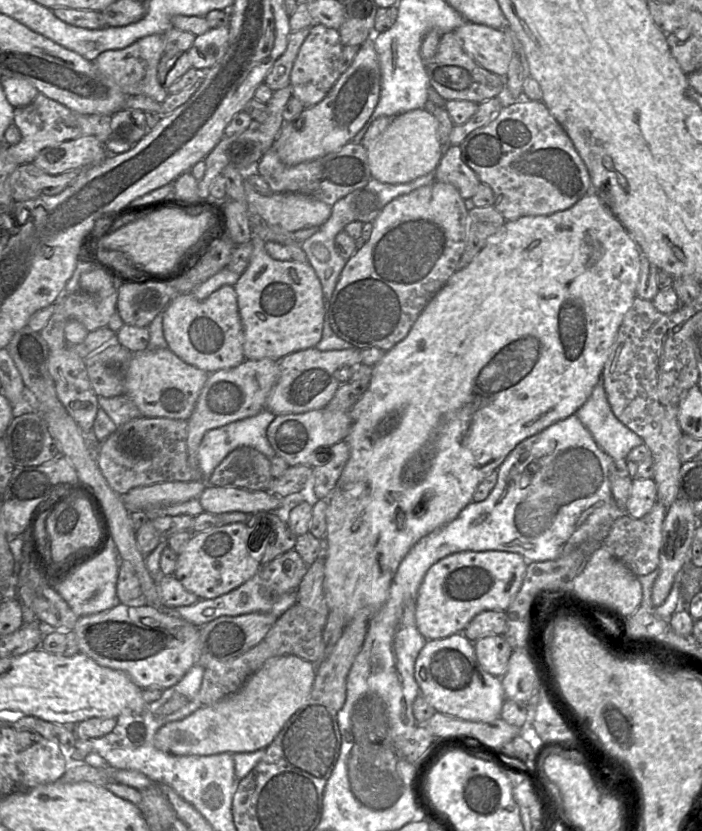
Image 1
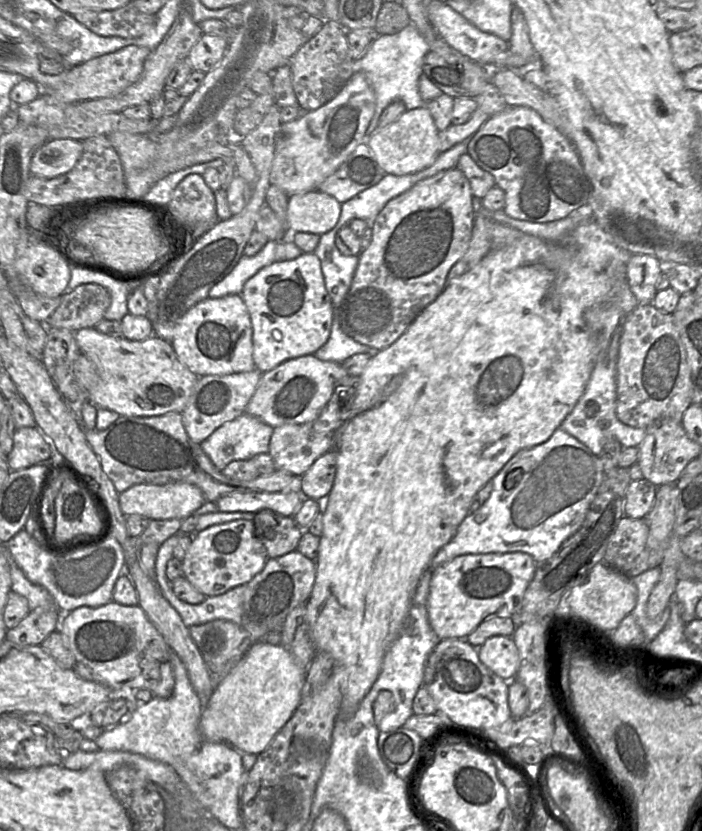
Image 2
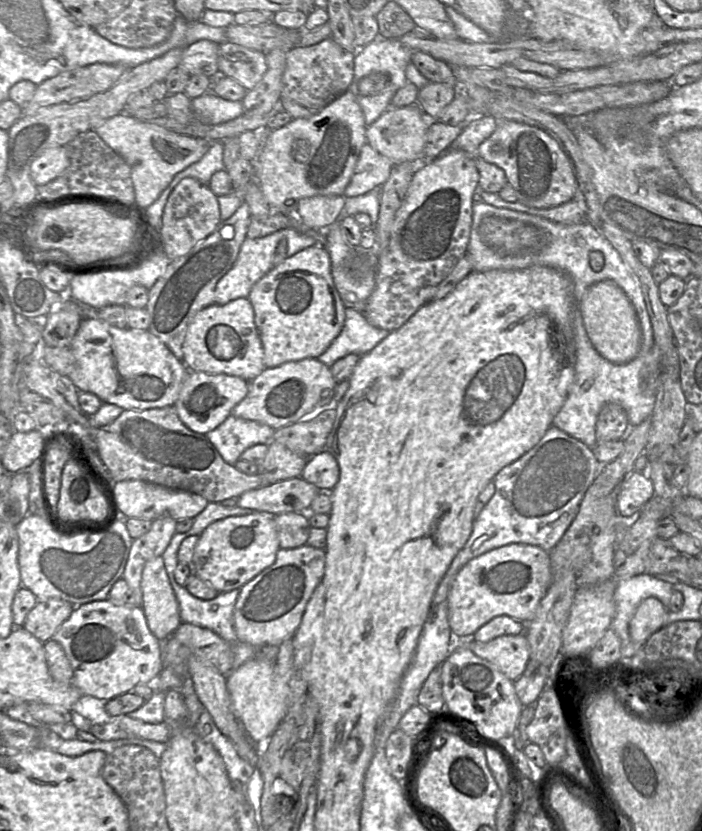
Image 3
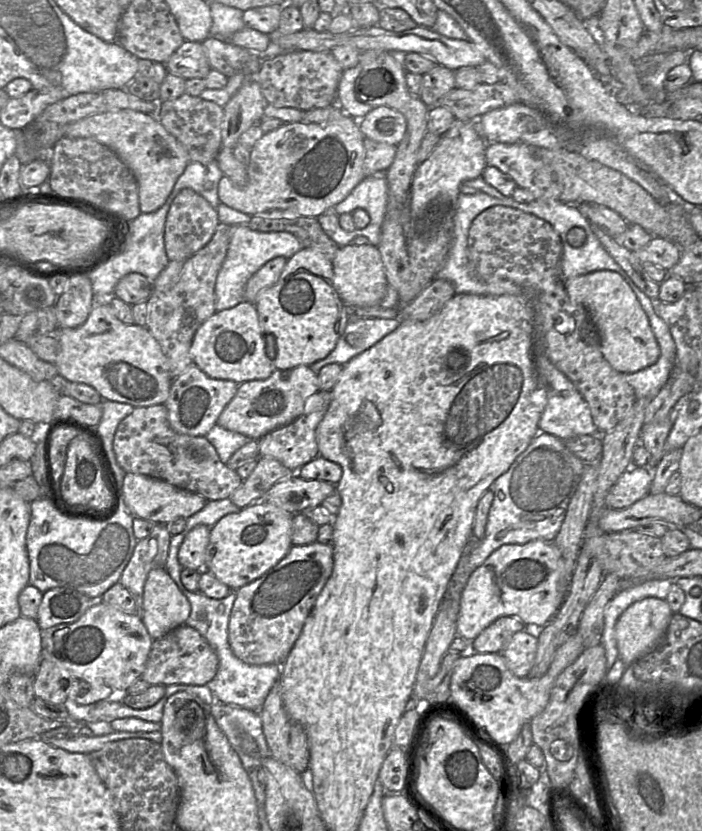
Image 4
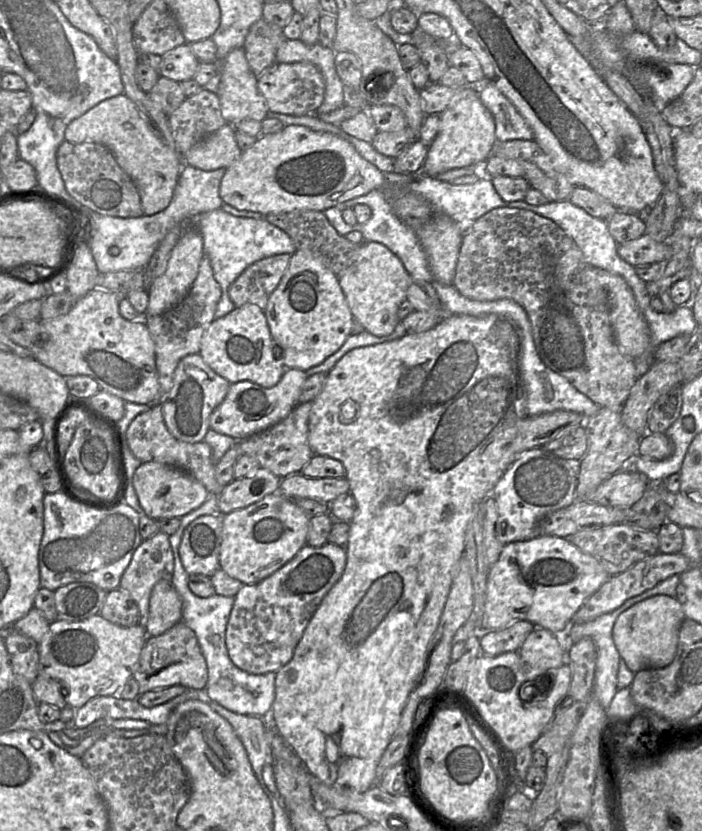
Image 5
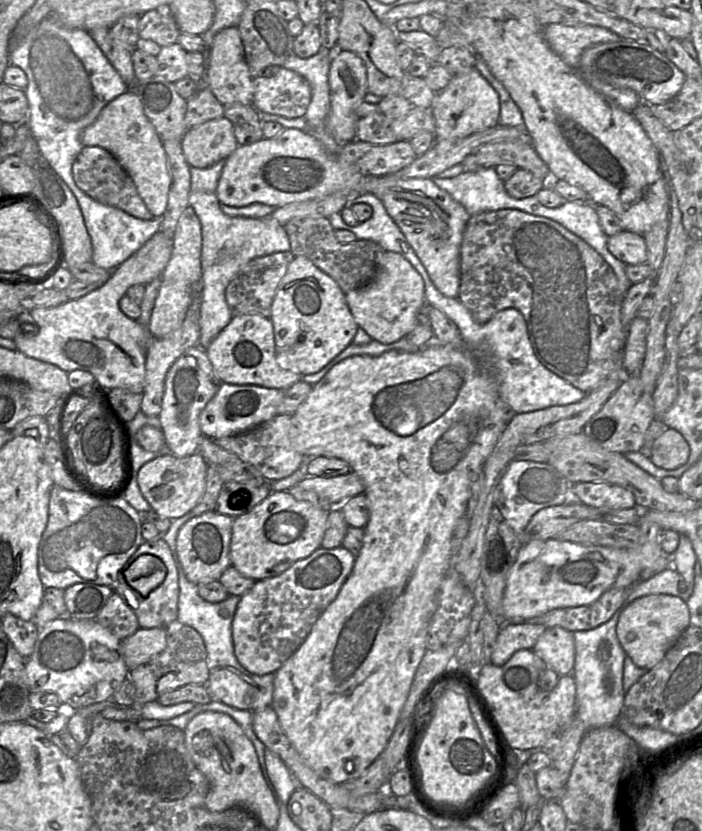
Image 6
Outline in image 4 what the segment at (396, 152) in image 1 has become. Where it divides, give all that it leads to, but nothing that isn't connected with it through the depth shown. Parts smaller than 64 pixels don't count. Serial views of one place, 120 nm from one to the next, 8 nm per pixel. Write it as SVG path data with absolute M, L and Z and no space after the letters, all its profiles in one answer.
M379 106L360 119L359 127L364 137L397 146L404 138L407 121L398 110Z

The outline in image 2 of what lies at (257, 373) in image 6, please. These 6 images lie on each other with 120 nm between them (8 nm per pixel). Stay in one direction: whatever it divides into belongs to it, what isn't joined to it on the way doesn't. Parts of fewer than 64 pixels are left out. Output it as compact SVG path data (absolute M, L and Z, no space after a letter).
M238 294L206 298L177 322L170 342L178 360L198 377L254 370L252 325L248 309Z

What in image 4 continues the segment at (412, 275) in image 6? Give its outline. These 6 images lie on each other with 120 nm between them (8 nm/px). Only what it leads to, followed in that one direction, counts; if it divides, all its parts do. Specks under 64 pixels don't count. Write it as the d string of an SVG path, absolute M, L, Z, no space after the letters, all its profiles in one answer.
M349 243L339 248L332 264L334 287L347 307L372 307L380 304L386 295L388 283L377 246Z

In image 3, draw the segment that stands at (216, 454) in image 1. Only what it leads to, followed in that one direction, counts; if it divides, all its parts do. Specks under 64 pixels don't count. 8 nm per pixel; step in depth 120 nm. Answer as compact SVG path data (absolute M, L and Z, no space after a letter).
M230 414L220 425L205 435L223 460L235 465L247 448L256 444L268 444L274 432L275 429L266 424Z

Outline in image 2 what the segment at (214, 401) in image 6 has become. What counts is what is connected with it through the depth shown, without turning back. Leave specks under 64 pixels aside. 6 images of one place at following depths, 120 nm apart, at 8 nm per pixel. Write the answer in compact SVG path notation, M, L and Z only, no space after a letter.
M315 355L287 360L262 374L245 413L260 418L273 428L285 424L311 423L329 401L338 381L346 374L342 363L322 361Z

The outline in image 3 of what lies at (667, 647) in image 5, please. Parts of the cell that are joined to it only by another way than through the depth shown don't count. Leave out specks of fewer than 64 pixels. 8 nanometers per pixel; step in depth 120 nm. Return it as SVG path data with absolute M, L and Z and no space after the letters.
M655 597L645 598L637 607L629 624L629 634L636 643L645 643L662 628L667 620L668 609Z

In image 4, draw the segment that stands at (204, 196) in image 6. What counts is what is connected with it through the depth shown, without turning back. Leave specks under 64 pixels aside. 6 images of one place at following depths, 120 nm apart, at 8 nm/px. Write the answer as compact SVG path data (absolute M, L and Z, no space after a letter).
M247 225L232 227L227 255L215 285L216 312L233 308L244 302L244 290L248 280L268 261L280 256L289 259L302 248L300 240L289 232L258 232Z

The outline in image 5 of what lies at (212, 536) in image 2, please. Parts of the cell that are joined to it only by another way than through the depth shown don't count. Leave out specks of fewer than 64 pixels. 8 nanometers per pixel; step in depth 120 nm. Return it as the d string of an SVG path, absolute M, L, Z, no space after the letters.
M279 492L223 516L220 569L244 585L256 584L279 570L307 543L310 516Z

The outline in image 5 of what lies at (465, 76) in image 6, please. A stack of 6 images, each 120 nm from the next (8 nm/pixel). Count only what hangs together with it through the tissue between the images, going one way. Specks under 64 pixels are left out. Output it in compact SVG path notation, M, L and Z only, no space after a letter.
M469 85L460 88L439 117L439 132L428 148L421 171L430 177L437 177L455 168L482 166L497 141L494 118L483 105L477 89Z

